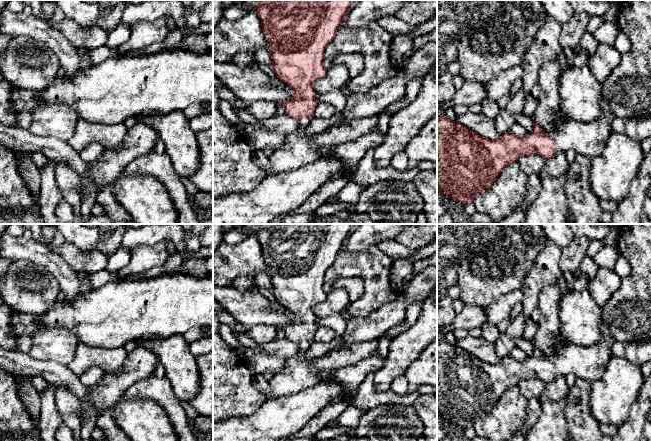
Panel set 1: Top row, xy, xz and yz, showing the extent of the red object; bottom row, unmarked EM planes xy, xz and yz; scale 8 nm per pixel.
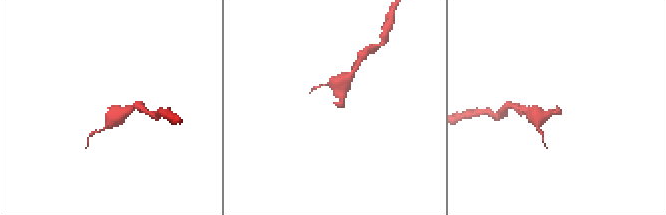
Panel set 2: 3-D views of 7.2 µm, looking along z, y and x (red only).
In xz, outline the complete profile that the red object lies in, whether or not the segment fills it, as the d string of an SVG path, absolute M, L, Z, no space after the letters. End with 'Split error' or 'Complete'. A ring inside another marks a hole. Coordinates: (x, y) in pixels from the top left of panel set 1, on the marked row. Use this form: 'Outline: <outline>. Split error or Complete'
Outline: M263 0L255 4L255 11L258 14L265 39L270 44L269 53L272 59L272 70L284 83L288 84L294 91L292 98L278 104L285 110L285 114L300 121L299 127L287 134L283 144L272 152L269 157L269 167L265 170L267 175L281 171L295 170L305 164L315 161L320 155L320 148L312 143L313 134L306 133L310 120L314 116L317 106L316 92L313 84L316 80L323 78L327 69L323 67L325 49L335 38L339 27L343 24L352 0Z. Split error

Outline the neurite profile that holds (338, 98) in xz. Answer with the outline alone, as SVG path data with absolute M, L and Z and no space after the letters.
M336 90L326 94L316 94L317 102L330 103L337 112L341 112L346 106L347 94L344 90Z

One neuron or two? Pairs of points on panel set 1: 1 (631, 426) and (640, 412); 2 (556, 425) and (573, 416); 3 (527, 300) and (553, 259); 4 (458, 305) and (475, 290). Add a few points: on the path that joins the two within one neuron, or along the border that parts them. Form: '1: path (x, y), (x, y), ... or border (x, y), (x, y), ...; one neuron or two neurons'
1: path (634, 423), (637, 415); one neuron
2: border (565, 396), (564, 420), (568, 430); two neurons
3: path (531, 290), (532, 285), (548, 269); one neuron
4: border (459, 298), (465, 304); two neurons

